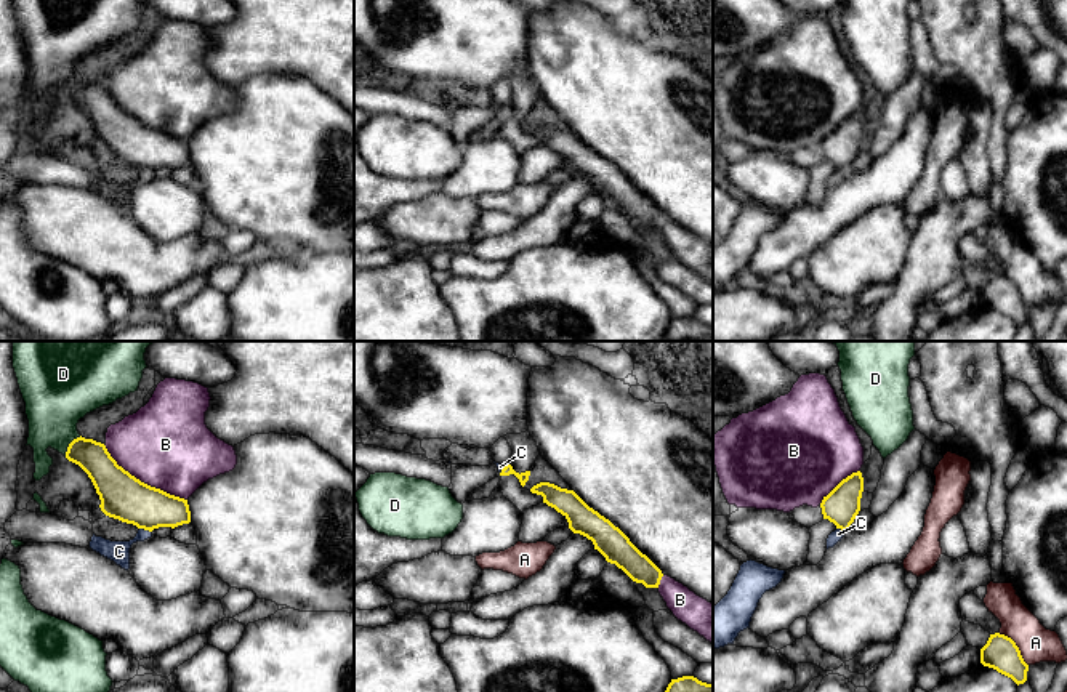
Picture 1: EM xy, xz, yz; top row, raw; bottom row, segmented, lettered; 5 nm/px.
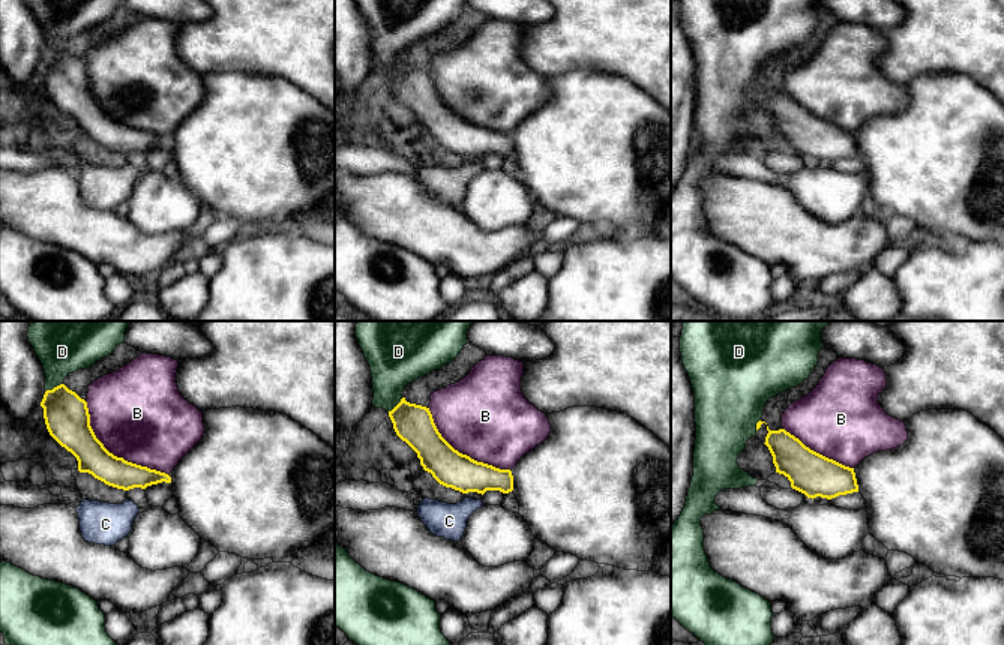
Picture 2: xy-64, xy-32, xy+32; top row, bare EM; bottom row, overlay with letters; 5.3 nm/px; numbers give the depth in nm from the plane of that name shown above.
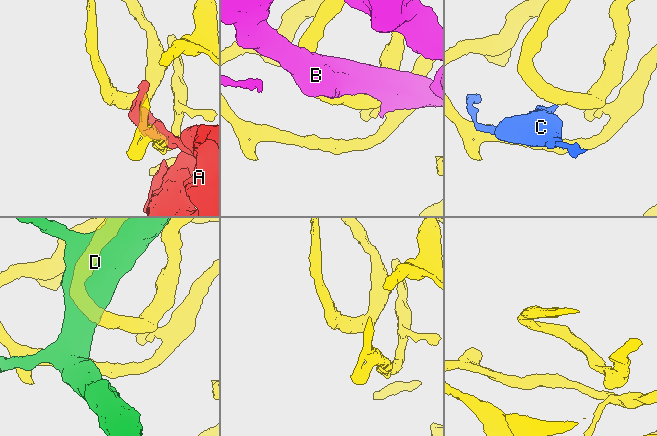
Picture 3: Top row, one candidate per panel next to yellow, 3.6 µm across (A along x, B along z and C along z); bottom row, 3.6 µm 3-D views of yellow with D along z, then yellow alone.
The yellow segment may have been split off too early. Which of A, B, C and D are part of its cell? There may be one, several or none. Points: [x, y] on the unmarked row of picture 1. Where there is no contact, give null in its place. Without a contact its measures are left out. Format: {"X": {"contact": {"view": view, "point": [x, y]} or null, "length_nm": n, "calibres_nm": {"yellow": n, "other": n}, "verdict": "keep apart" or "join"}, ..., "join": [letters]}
{"A": {"contact": {"view": "yz", "point": [1016, 287]}, "length_nm": 220, "calibres_nm": {"yellow": 170, "other": 180}, "verdict": "keep apart"}, "B": {"contact": {"view": "xy", "point": [143, 124]}, "length_nm": 500, "calibres_nm": {"yellow": 240, "other": 440}, "verdict": "keep apart"}, "C": {"contact": {"view": "xy", "point": [146, 170]}, "length_nm": 70, "calibres_nm": {"yellow": 240, "other": 110}, "verdict": "keep apart"}, "D": {"contact": {"view": "xy", "point": [69, 85]}, "length_nm": 130, "calibres_nm": {"yellow": 160, "other": 320}, "verdict": "keep apart"}, "join": []}

